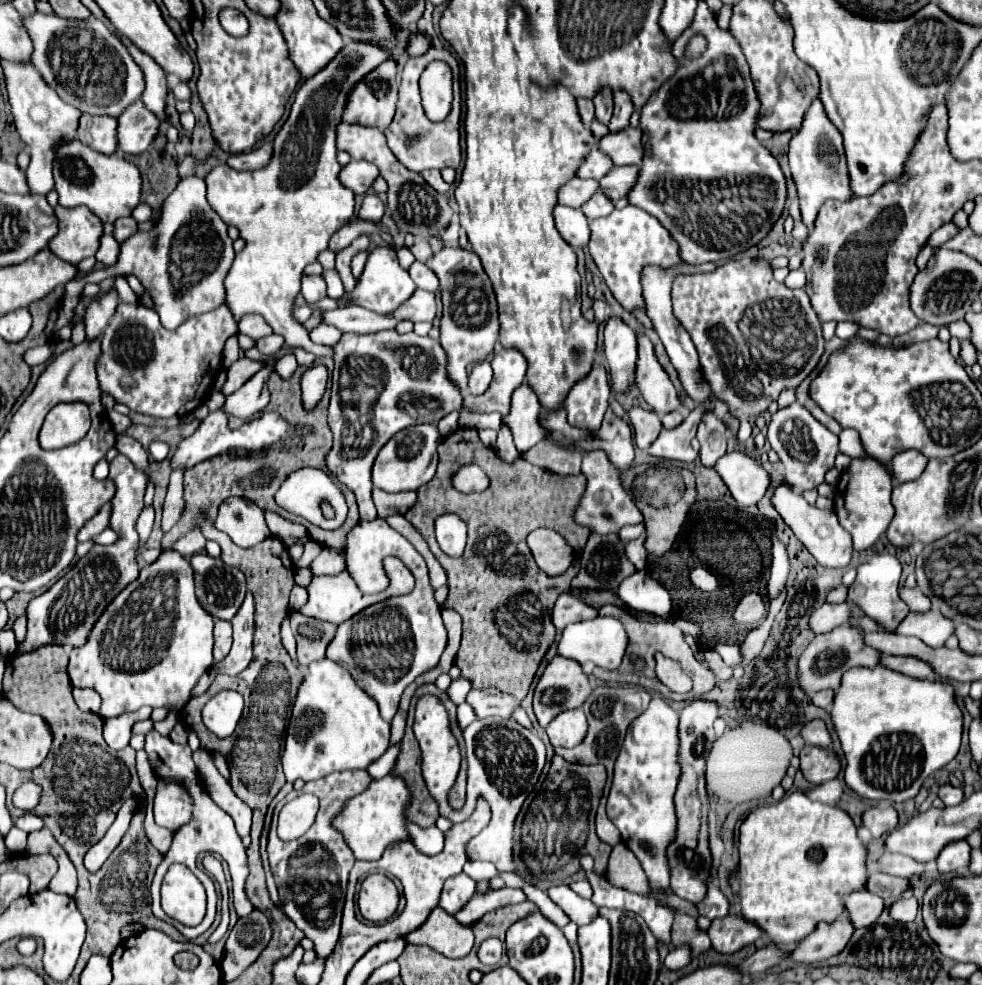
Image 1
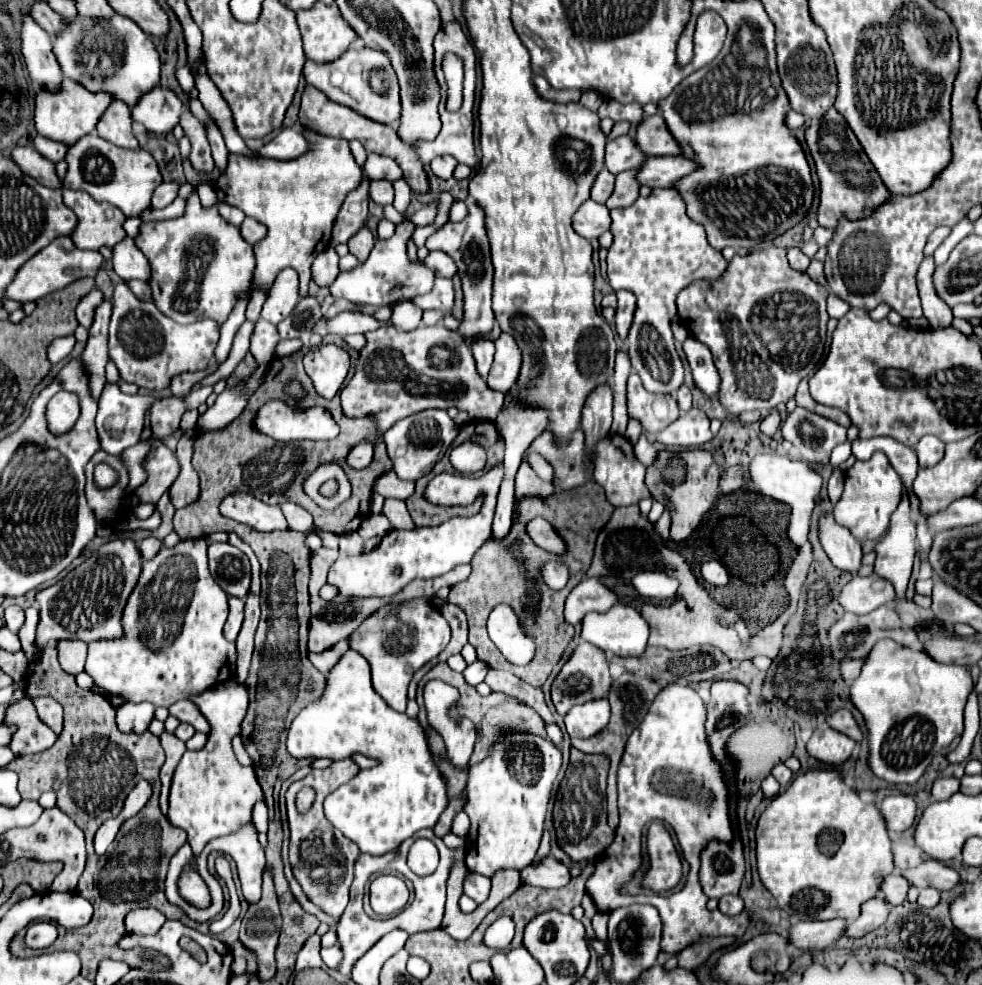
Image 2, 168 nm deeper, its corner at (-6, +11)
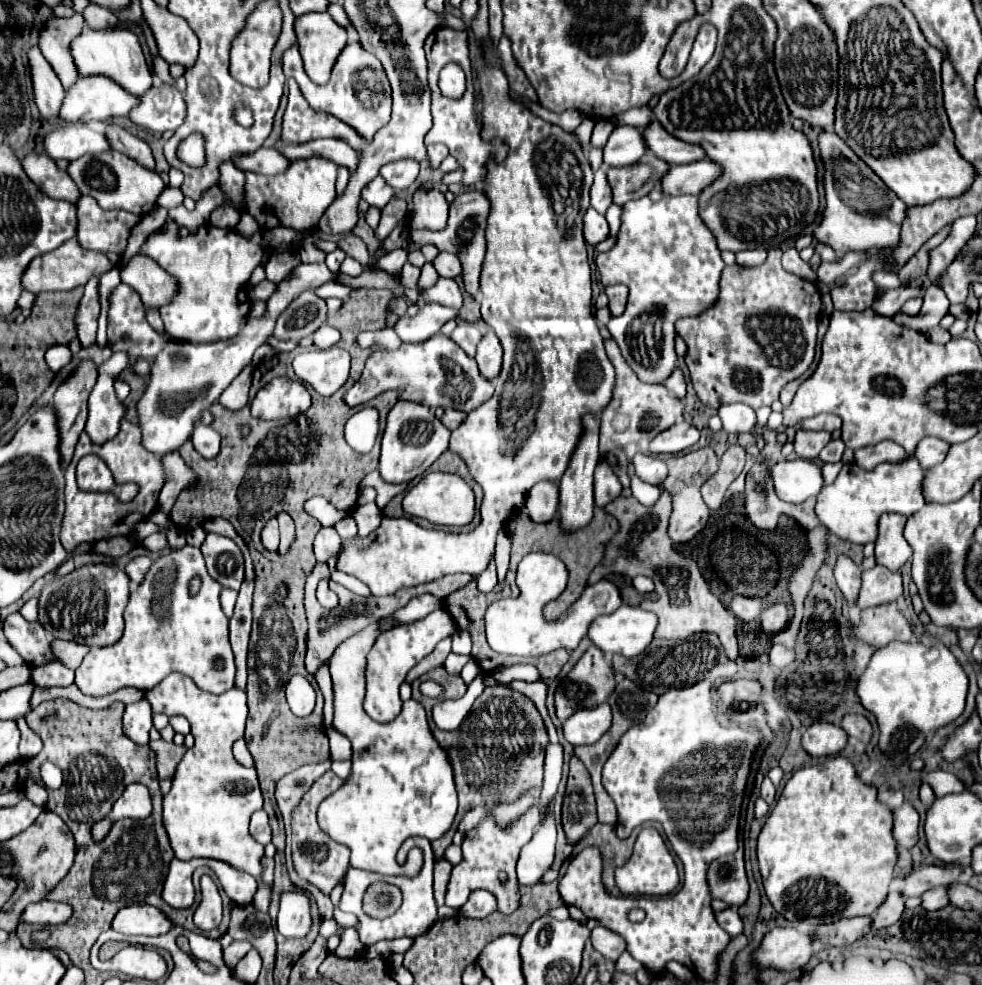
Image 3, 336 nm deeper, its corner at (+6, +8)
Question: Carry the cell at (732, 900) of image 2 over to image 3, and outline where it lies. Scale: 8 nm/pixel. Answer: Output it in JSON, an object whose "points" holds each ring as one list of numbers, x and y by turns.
{"points":[[735,908,717,912,717,922,719,922,719,926,721,926,731,938,743,934,743,920,741,920,741,916,737,914]]}

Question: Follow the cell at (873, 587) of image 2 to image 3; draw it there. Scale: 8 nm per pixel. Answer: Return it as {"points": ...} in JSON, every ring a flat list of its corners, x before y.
{"points":[[875,566,863,572,863,586,859,592,859,608,879,606,903,596,903,580,899,572,889,572,885,566]]}

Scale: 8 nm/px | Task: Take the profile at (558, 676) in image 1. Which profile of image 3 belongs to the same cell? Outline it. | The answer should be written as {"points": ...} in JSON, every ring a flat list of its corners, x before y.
{"points":[[591,646,581,660,577,662,577,666,569,672,569,676,559,684,557,692,555,692,555,708,557,708,557,718,561,722,565,722,573,712,583,710,583,708,595,708,601,702,607,702,609,696,615,690,615,674,611,664,605,660,605,654,597,648]]}

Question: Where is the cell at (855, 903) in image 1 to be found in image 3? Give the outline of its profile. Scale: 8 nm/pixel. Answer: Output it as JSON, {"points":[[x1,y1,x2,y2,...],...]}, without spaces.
{"points":[[923,866,921,870,913,870,907,878,905,878,905,888,903,888,903,896,921,896,923,892,935,888,935,886,949,886,955,884,959,880,959,876,963,874,963,868,943,868,943,866]]}

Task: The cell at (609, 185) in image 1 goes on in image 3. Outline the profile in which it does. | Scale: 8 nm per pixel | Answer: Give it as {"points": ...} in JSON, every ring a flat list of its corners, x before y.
{"points":[[699,160,695,164,683,164,671,168,667,176,663,178,661,190,669,196,679,196,679,194,693,194,697,196,703,188,713,184,719,176,723,174,723,168,713,162,713,160]]}

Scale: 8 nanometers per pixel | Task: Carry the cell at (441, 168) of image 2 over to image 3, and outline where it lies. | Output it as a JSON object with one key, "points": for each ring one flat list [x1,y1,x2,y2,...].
{"points":[[433,144,433,146,427,146,427,154,429,154,429,164,431,168,439,168,439,164,443,162,443,158,449,154,447,146,443,144]]}

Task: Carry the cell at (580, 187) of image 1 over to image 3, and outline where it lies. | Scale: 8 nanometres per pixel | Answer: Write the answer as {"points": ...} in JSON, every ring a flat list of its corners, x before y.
{"points":[[599,168,595,172,595,182,591,186,591,206,599,214,605,214,611,204,613,204,613,192,611,192,611,186,607,182,607,176,605,176,603,168]]}

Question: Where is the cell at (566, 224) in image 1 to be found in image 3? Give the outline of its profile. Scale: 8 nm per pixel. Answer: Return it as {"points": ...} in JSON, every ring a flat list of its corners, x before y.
{"points":[[593,208,587,210,585,214,585,228,583,228,585,240,591,246,597,246,599,242,609,238,609,224,605,220,605,216,601,216,599,212,595,212]]}

